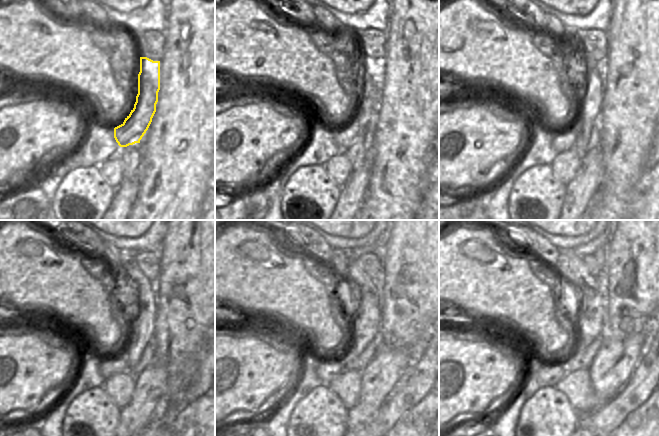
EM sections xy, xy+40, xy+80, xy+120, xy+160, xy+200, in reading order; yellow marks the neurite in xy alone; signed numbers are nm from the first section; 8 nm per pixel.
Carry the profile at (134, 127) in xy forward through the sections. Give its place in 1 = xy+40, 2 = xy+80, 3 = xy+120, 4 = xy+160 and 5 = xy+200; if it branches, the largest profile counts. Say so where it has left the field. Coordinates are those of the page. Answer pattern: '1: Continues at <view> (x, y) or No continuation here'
1: Continues at xy+40 (372, 71)
2: Continues at xy+80 (564, 140)
3: Continues at xy+120 (109, 366)
4: Continues at xy+160 (327, 370)
5: Continues at xy+200 (548, 375)

